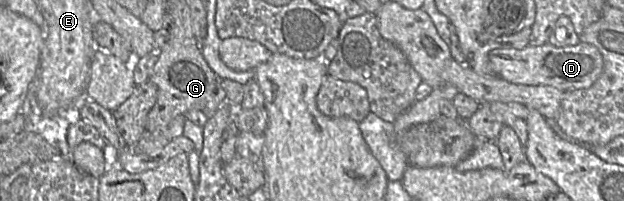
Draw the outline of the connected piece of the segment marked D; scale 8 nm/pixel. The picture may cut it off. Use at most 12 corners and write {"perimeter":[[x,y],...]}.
{"perimeter":[[546,43],[489,53],[492,71],[563,92],[603,72],[597,47]]}

